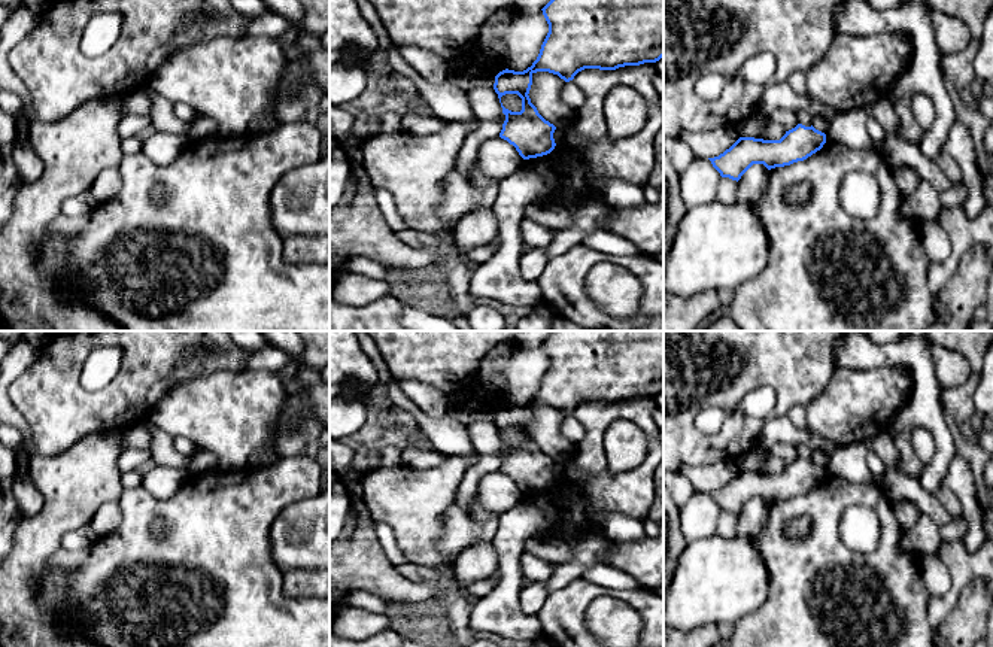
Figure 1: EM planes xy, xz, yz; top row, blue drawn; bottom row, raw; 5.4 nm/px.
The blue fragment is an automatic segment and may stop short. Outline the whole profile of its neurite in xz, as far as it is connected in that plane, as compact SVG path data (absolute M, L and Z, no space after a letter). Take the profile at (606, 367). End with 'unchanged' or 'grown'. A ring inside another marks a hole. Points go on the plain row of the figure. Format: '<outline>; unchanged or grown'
M553 331L541 344L549 367L537 394L523 405L499 405L494 417L499 437L505 428L522 432L520 446L511 446L501 437L505 455L499 471L513 479L523 493L547 489L556 480L556 461L538 447L528 429L534 407L549 405L570 416L584 403L616 404L656 397L663 391L663 331Z; unchanged

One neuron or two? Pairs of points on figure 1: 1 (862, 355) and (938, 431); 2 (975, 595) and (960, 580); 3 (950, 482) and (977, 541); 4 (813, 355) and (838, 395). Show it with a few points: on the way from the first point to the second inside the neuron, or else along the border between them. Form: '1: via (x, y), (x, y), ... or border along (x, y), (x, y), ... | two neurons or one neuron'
1: via (892, 355), (905, 355), (923, 373), (925, 401) | one neuron
2: border along (977, 577), (962, 589), (956, 606), (947, 614) | two neurons
3: via (965, 495), (969, 501), (975, 526) | one neuron
4: border along (835, 367), (828, 385), (807, 406) | two neurons

